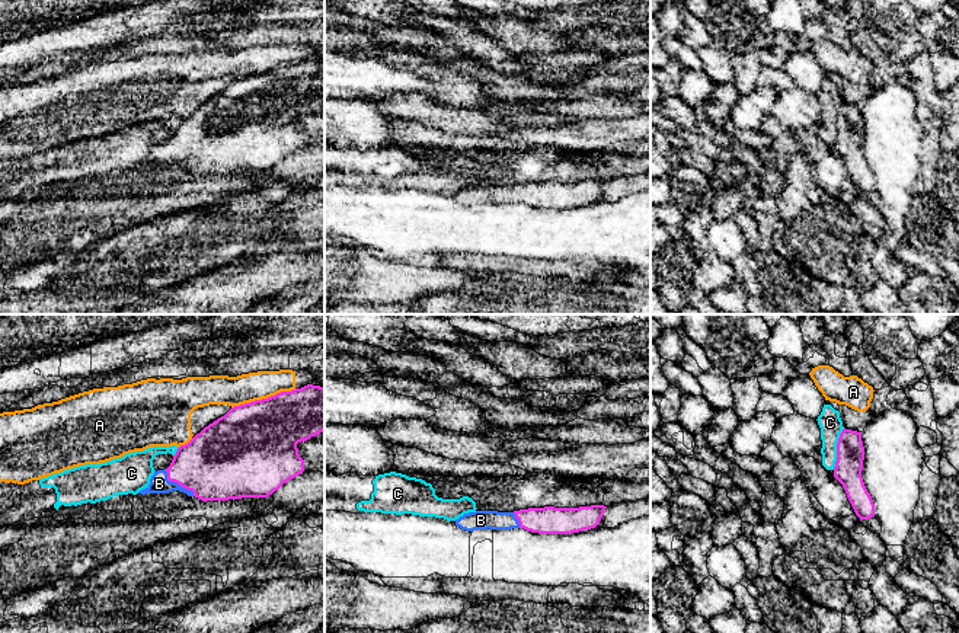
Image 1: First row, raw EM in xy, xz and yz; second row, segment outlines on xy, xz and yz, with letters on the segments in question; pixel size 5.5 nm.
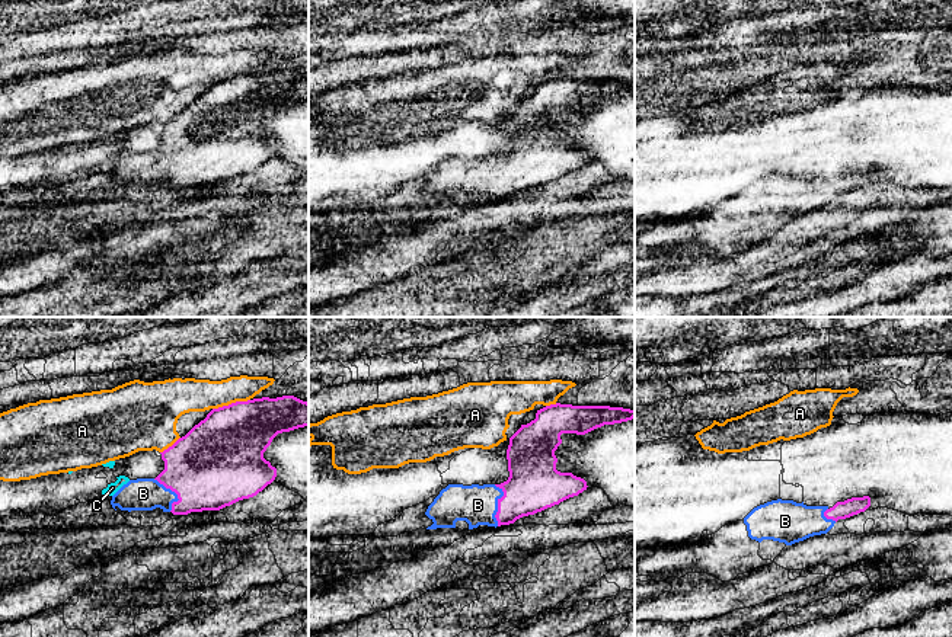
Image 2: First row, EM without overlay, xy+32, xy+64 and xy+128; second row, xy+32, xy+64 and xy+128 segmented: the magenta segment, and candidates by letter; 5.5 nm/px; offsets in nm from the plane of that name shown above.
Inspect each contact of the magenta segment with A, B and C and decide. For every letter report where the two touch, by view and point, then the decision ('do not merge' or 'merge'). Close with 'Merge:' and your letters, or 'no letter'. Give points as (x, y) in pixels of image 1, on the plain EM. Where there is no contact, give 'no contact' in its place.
A: contact xy (264, 73); do not merge
B: contact xy (176, 156); merge
C: contact yz (837, 122); do not merge
Merge: B

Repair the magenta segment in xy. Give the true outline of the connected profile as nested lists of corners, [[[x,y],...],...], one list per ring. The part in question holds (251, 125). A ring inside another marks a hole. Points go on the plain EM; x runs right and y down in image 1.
[[[307,58],[291,65],[281,65],[268,73],[255,74],[231,81],[188,118],[180,119],[170,140],[157,144],[150,159],[138,167],[169,167],[179,164],[188,170],[207,175],[228,175],[242,172],[268,172],[284,157],[304,146],[304,134],[298,128],[297,118],[325,105],[325,61]]]

